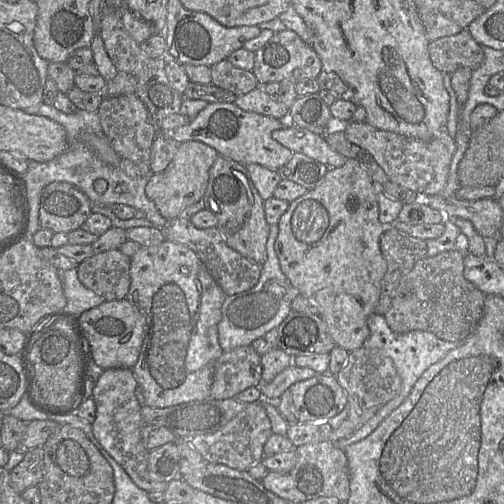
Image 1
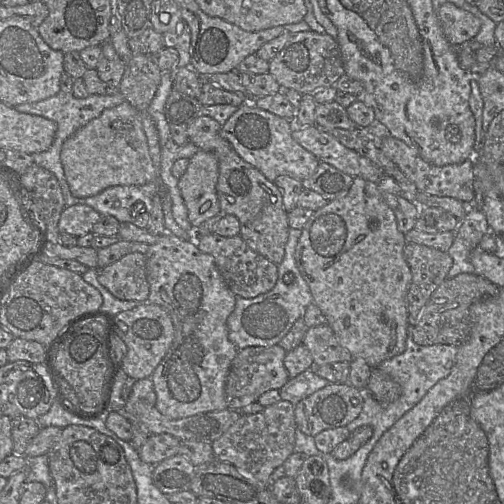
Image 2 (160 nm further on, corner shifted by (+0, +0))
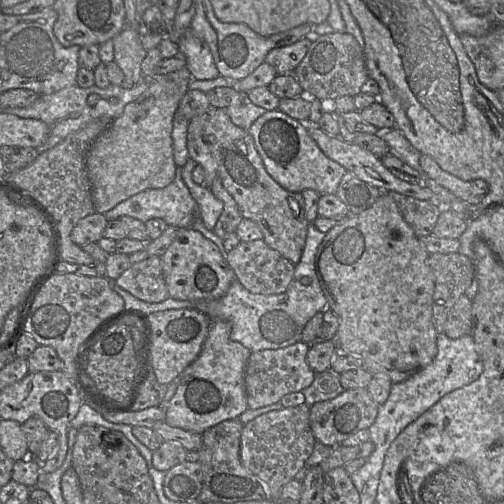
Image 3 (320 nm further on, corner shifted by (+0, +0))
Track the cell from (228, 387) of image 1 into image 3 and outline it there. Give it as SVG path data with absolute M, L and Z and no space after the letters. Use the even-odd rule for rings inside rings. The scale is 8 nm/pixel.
M298 342L285 348L252 352L245 371L249 409L259 409L279 403L283 396L293 392L302 392L313 383L316 373L306 361L309 348L308 344Z

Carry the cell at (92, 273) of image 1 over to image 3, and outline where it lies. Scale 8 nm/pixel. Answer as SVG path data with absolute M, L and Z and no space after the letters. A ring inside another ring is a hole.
M150 256L132 264L115 282L120 288L145 302L159 303L170 298L162 261L158 256Z

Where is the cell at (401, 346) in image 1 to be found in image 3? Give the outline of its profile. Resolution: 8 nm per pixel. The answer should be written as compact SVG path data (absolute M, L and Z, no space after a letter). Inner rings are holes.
M438 333L437 348L437 355L429 365L417 371L407 380L392 384L388 399L379 406L377 418L368 429L371 441L376 447L376 462L381 463L380 475L385 455L400 432L443 396L474 382L483 372L483 363L476 351L471 334L459 339L451 339L443 333Z

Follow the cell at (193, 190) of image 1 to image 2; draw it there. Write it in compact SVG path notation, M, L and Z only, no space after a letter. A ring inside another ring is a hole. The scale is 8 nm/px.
M199 149L189 159L185 173L179 178L178 187L193 227L221 214L217 196L219 165L216 156Z

